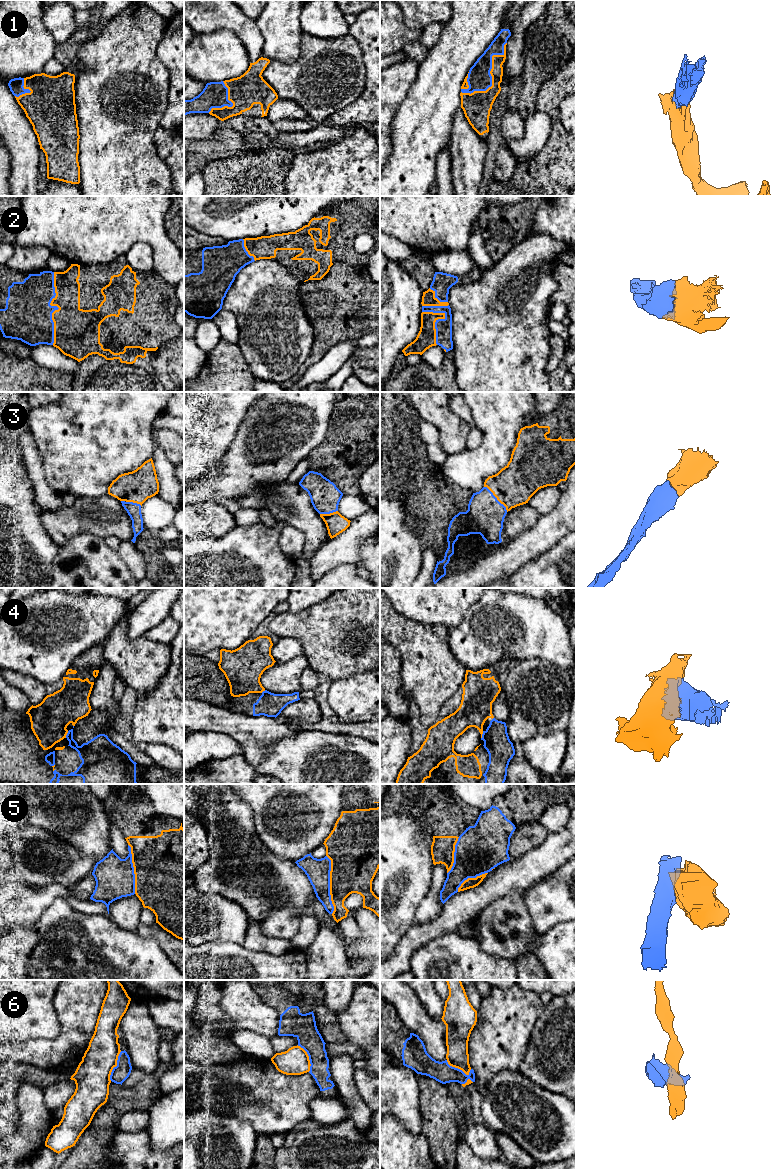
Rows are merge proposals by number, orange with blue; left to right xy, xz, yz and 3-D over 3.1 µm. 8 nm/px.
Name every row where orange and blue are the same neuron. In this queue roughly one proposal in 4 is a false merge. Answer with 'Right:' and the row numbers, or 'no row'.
Right: 1, 2, 3

